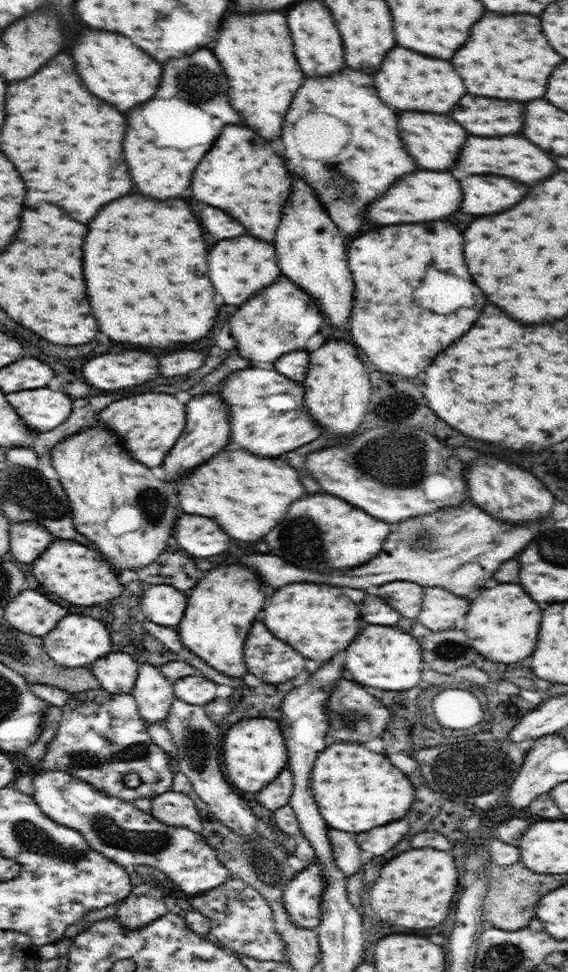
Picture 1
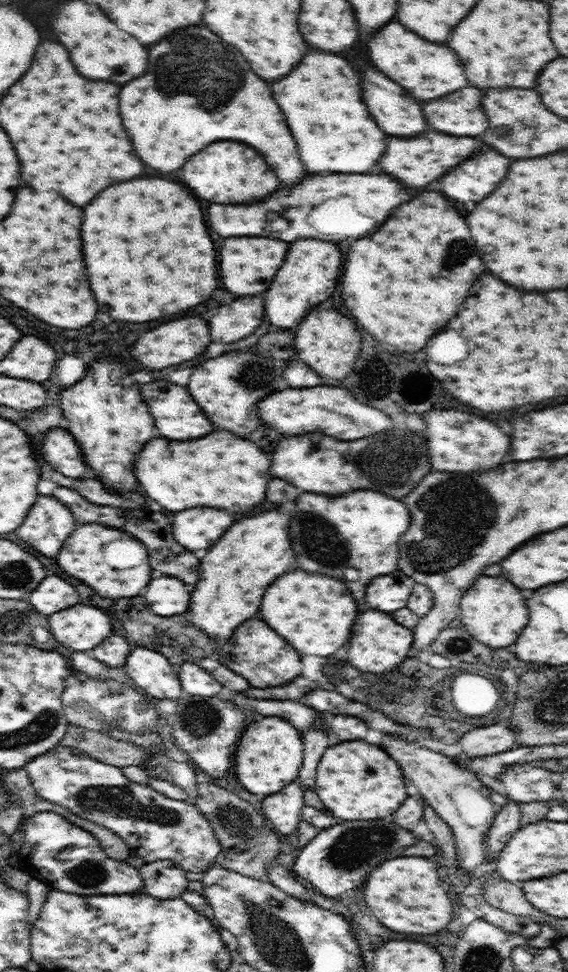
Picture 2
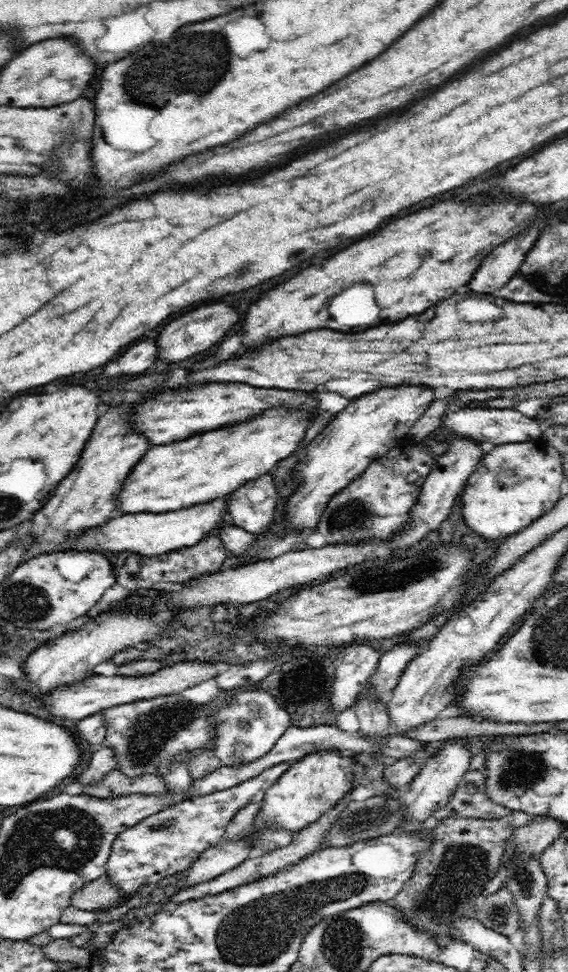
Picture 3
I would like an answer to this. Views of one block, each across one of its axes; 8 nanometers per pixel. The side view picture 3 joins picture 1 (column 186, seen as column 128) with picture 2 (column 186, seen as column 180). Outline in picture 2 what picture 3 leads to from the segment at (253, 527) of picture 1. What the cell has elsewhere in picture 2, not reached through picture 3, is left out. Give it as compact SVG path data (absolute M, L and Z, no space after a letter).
M216 430L198 440L168 442L152 438L134 462L134 474L144 486L144 492L162 508L180 512L194 506L216 506L226 512L250 512L266 498L266 484L272 478L272 454L266 454L250 440L238 438L232 432Z

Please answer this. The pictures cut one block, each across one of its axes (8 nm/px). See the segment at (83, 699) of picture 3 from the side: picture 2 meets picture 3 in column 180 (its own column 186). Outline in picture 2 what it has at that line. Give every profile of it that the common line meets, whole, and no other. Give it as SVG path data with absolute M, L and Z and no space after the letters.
M186 662L177 669L177 674L181 682L181 689L188 695L211 697L217 696L222 690L222 684L199 665Z

